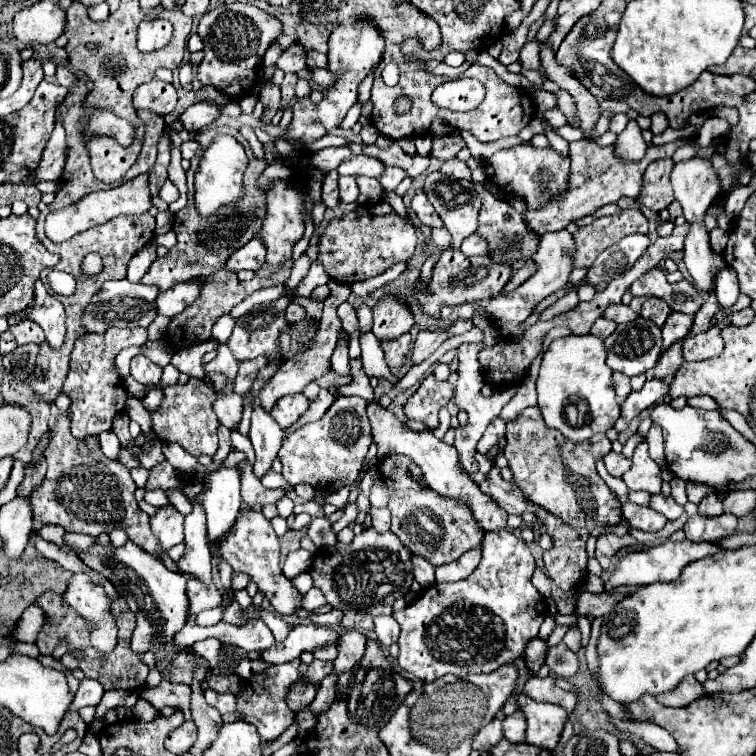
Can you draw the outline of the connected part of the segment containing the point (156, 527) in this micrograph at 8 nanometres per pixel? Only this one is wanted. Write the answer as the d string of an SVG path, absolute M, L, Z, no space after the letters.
M161 506L159 512L151 518L151 530L157 540L163 544L163 550L173 548L183 542L183 514L175 506Z

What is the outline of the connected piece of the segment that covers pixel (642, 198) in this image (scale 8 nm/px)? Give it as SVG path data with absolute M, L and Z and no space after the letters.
M663 158L657 162L651 162L645 170L643 176L643 188L641 194L637 196L637 202L661 212L663 208L667 208L675 196L673 196L673 188L669 182L669 174L673 170L673 160L671 158Z

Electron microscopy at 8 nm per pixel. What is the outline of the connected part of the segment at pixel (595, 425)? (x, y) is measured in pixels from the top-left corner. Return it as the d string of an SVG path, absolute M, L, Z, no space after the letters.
M571 334L557 338L551 342L549 350L543 356L537 378L539 408L547 426L557 428L569 440L589 440L595 432L613 428L615 420L619 418L619 404L611 380L613 370L605 364L605 358L607 350L603 346L603 340L591 334Z

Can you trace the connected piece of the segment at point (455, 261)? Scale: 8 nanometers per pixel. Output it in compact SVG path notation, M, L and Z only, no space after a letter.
M443 250L443 254L439 256L435 268L433 268L433 278L429 282L429 286L423 286L421 282L417 284L415 292L417 292L417 300L421 304L421 308L431 314L431 316L439 316L441 306L459 306L465 302L481 302L481 300L491 300L493 296L497 296L505 284L509 282L513 274L513 268L507 264L497 264L493 262L489 256L465 256L461 250Z

